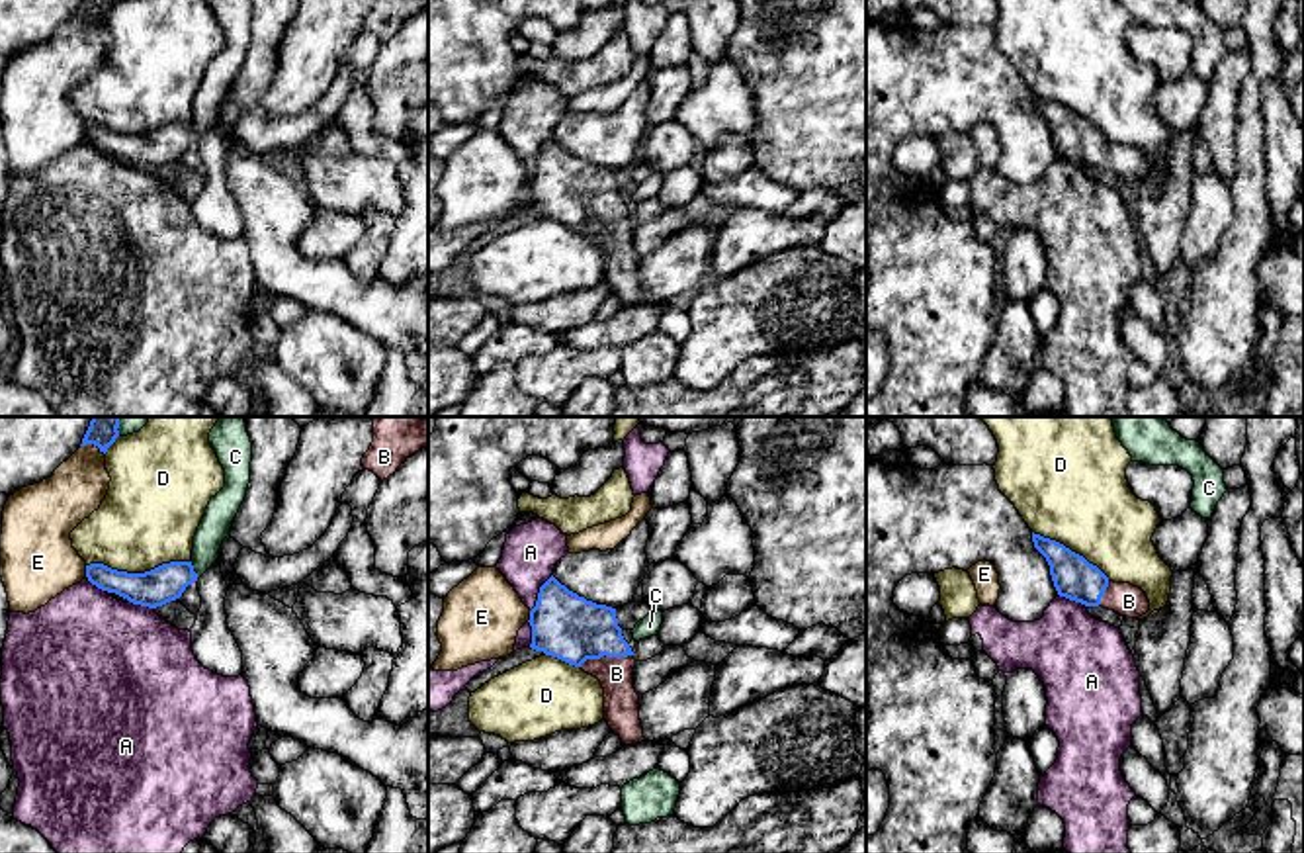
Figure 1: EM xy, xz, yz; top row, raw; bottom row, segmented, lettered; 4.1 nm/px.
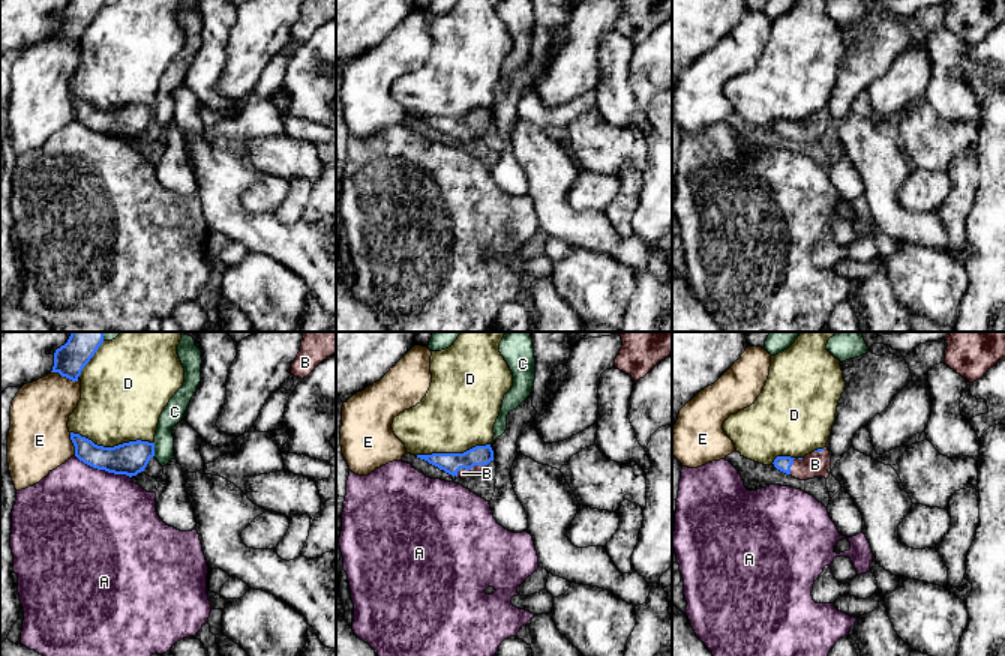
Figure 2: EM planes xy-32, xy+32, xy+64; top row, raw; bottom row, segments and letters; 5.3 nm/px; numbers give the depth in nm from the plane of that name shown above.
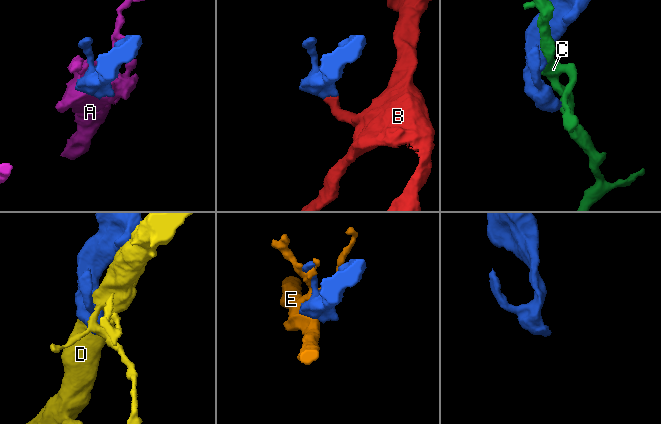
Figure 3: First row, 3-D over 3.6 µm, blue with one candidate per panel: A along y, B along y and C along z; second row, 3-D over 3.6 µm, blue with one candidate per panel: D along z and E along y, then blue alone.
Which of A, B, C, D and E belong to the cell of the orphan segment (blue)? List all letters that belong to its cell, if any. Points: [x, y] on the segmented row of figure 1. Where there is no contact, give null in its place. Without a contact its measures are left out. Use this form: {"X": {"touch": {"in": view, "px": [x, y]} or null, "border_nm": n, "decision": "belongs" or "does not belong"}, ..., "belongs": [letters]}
{"A": {"touch": {"in": "xz", "px": [538, 593]}, "border_nm": 180, "decision": "does not belong"}, "B": {"touch": {"in": "xz", "px": [605, 654]}, "border_nm": 220, "decision": "belongs"}, "C": {"touch": {"in": "xy", "px": [192, 570]}, "border_nm": 80, "decision": "does not belong"}, "D": {"touch": {"in": "xy", "px": [137, 574]}, "border_nm": 440, "decision": "does not belong"}, "E": {"touch": {"in": "xy", "px": [86, 572]}, "border_nm": 50, "decision": "does not belong"}, "belongs": ["B"]}

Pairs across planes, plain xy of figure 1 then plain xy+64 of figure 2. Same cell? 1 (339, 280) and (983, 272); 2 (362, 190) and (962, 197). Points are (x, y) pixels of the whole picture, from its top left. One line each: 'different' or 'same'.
1: different
2: different

